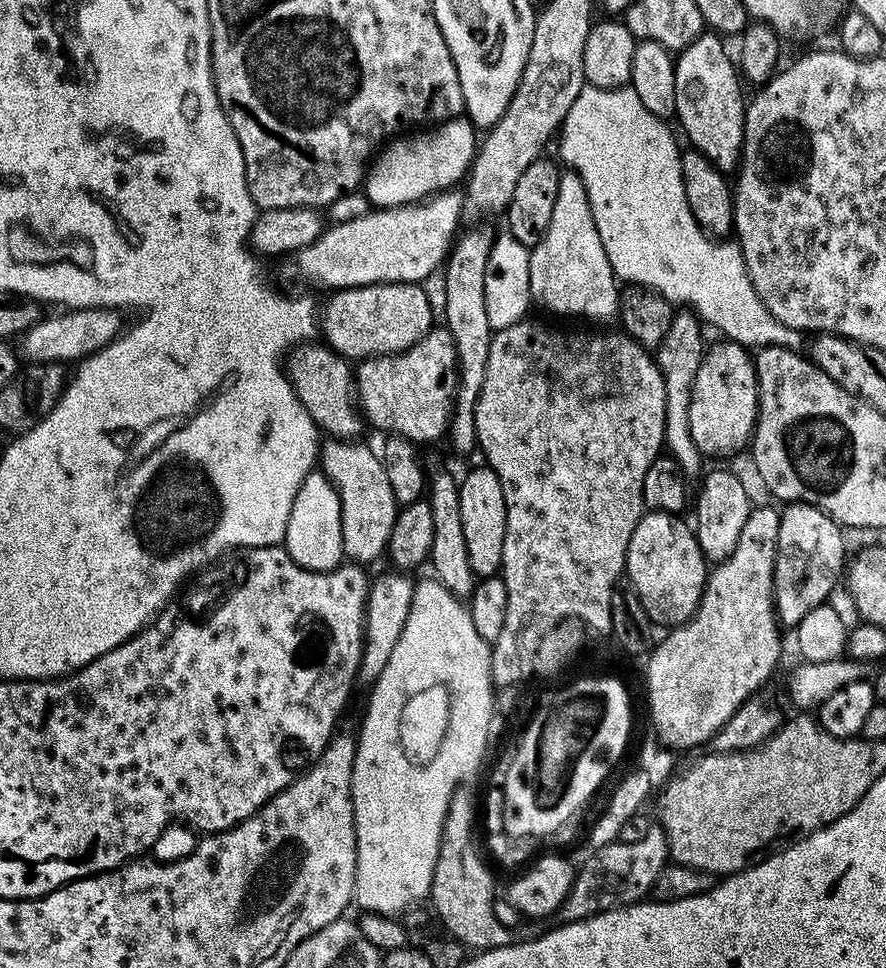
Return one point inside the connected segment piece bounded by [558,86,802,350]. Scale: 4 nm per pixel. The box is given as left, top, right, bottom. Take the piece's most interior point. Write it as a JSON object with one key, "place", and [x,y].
{"place":[629,163]}

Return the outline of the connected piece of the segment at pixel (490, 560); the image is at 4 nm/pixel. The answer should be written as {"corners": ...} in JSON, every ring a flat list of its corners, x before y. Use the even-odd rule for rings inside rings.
{"corners":[[487,466,472,468,459,481,459,509,462,510,462,531,466,538,466,554,470,554,470,570,477,578,497,575,504,567,502,558,502,542,506,542,506,498,502,494,502,482,498,482,498,474]]}

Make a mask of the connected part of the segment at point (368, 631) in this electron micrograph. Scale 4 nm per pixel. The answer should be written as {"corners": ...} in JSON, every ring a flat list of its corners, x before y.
{"corners":[[387,570,381,576,373,575,368,586,368,597,364,607,364,649,360,659,359,683,371,686,386,670,390,654,394,654,394,645,402,638,402,626,410,618,410,602,414,602,416,580,400,570]]}

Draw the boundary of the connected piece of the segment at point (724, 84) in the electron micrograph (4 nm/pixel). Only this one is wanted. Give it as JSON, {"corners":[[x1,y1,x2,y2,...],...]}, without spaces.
{"corners":[[703,34,697,37,696,40,690,42,688,46,678,52,675,57,676,62,676,73,674,74,674,94,676,95,676,114,675,119,680,120,680,124,684,127,684,132,688,135,688,140,695,151,700,152,706,158,710,158,710,162,714,162,716,167,725,174,732,174,737,171,740,163,740,153,744,150,744,110,746,107,746,96,740,93,740,84,742,85,741,77,738,75,737,65,728,57,728,52,724,49,725,41,716,34]]}

